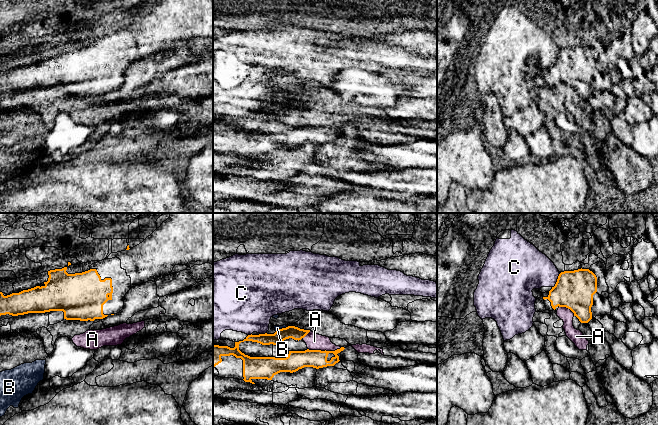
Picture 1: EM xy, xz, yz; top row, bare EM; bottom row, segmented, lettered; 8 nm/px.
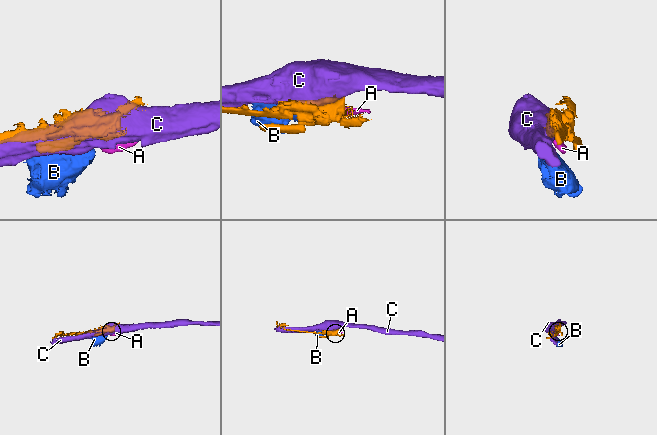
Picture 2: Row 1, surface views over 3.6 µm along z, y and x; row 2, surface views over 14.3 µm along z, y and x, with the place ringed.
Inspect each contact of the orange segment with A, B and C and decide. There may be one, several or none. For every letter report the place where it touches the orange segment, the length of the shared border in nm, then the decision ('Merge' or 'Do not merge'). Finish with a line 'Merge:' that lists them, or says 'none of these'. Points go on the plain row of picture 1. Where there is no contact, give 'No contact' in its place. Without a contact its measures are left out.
A: Touches orange at xz (325, 126). Shared border 280 nm. Do not merge
B: Touches orange at xz (282, 104). Shared border 100 nm. Do not merge
C: Touches orange at yz (557, 56). Shared border 140 nm. Do not merge
Merge: none of these

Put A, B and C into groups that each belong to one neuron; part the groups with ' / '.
A B / C

